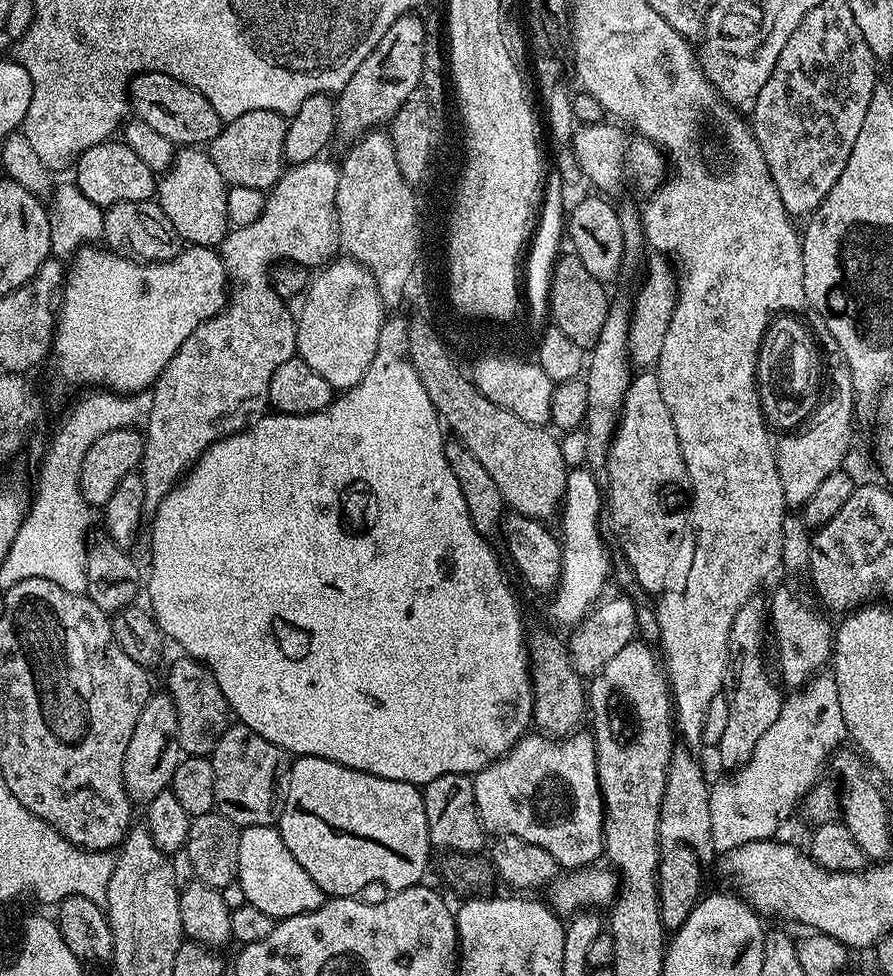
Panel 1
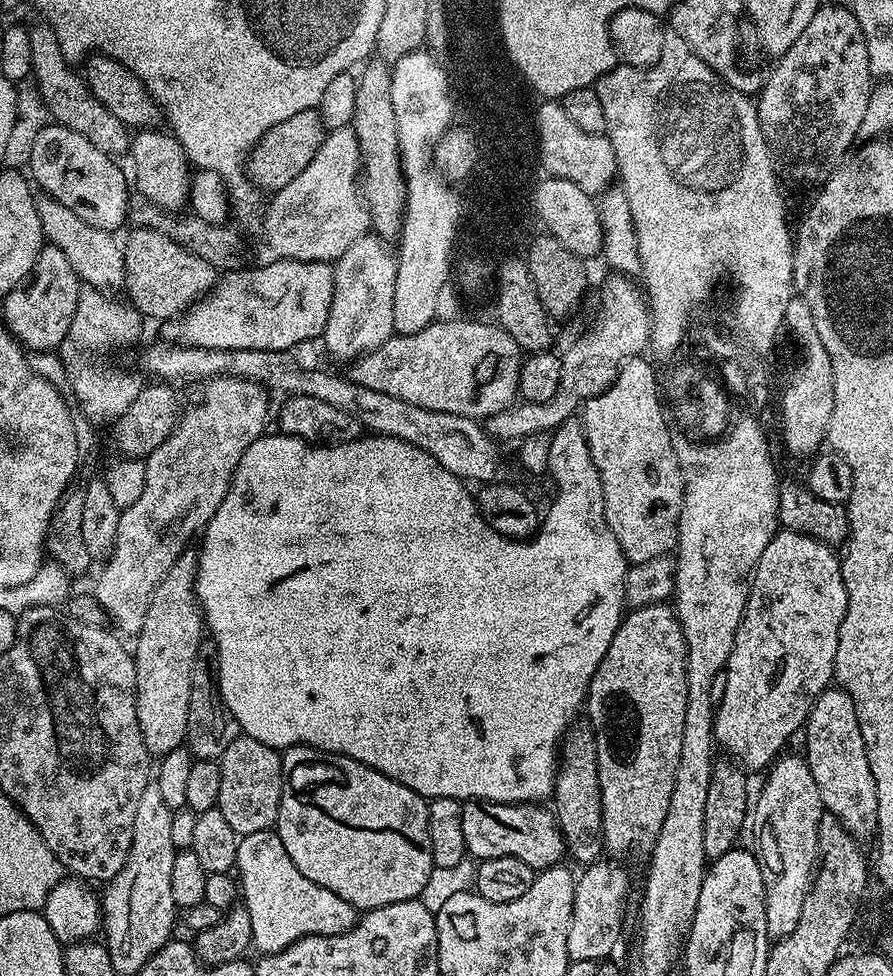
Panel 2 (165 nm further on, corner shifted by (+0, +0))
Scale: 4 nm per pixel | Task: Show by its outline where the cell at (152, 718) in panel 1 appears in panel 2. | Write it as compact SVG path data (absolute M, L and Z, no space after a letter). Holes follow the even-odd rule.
M185 550L184 553L166 570L166 578L158 582L150 598L150 610L142 622L142 630L134 638L134 659L136 662L136 709L138 726L146 742L149 757L159 758L170 754L170 750L185 743L188 731L186 718L190 714L190 686L192 685L192 663L199 657L202 641L206 636L206 625L196 602L196 557L197 553Z

